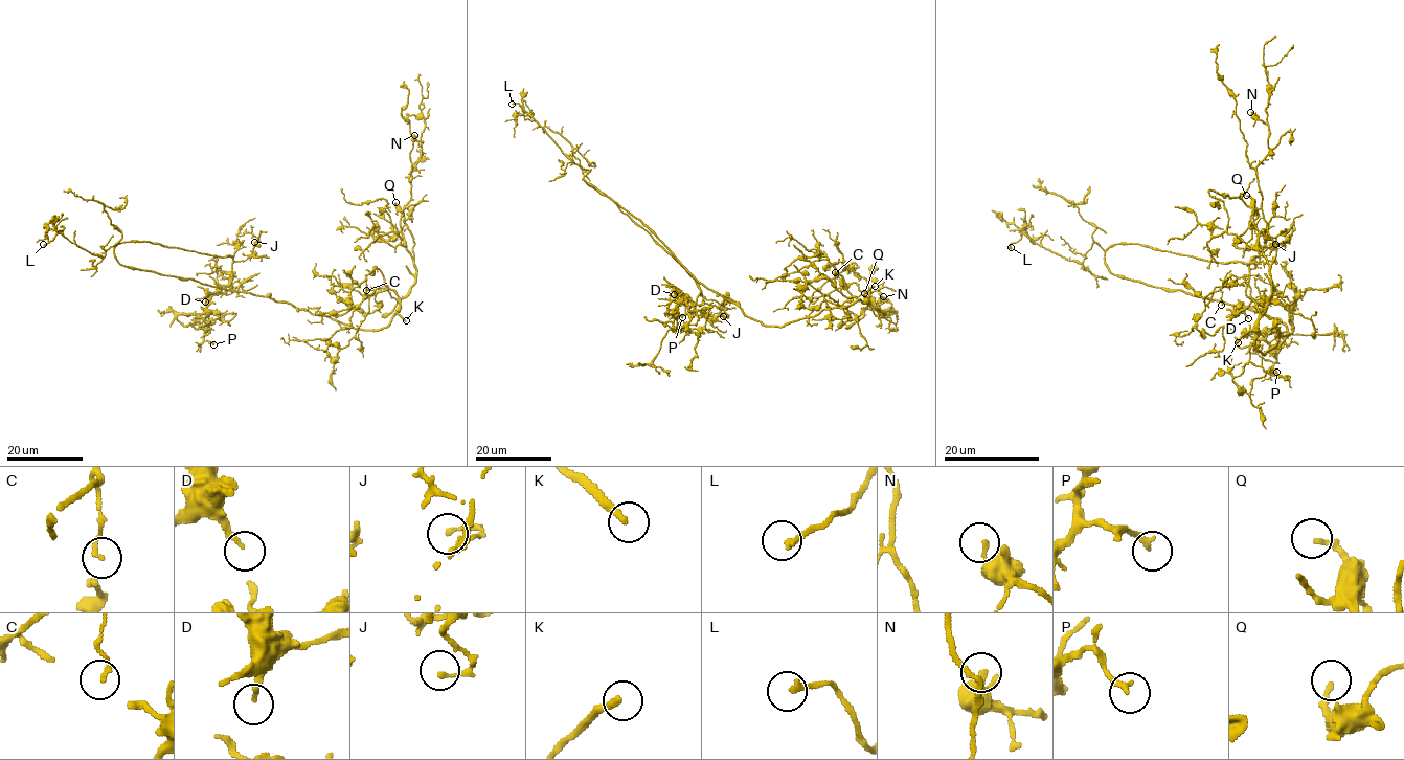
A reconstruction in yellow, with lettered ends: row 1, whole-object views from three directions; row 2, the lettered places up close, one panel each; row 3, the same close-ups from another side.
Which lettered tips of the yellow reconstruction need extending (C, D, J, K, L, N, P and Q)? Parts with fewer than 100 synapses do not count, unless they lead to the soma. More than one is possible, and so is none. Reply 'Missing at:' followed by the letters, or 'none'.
Missing at: K, Q

